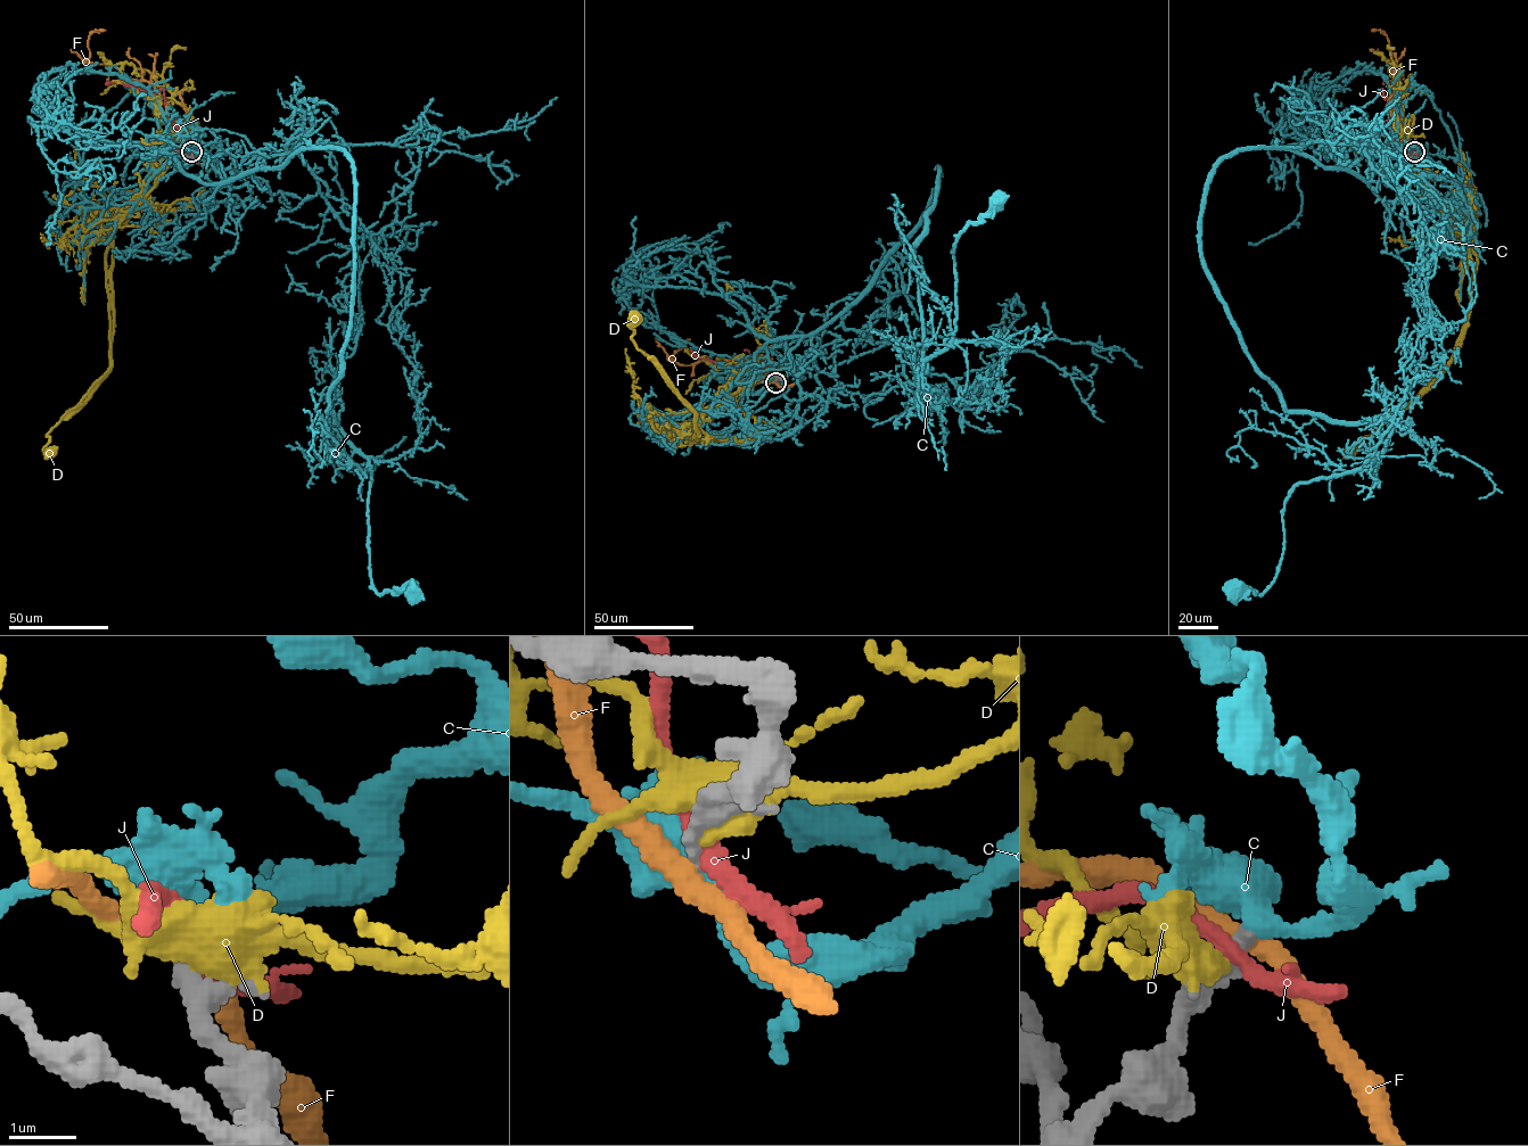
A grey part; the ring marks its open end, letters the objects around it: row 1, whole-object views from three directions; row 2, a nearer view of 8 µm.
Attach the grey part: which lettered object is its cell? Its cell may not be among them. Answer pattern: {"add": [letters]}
{"add": ["C"]}

